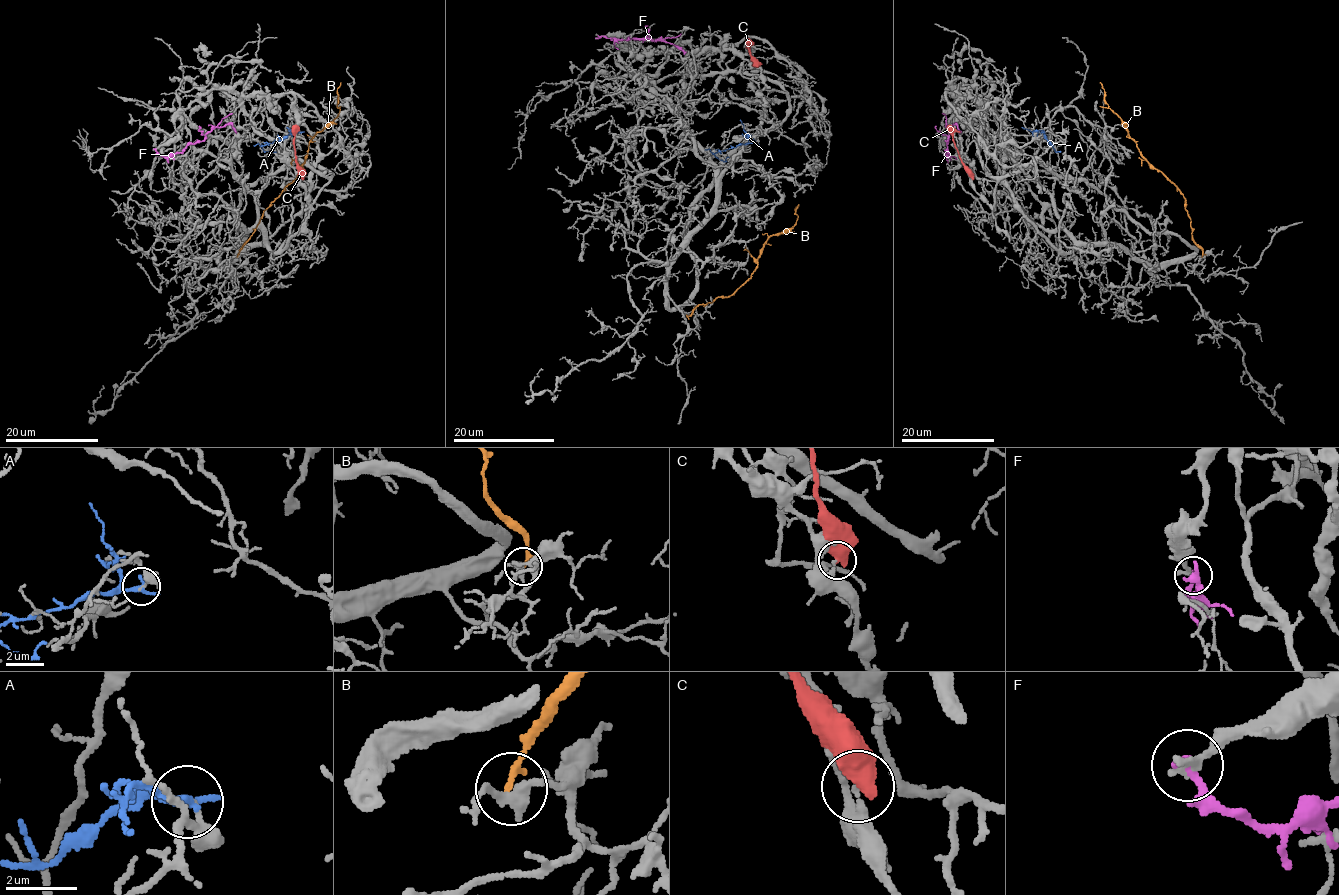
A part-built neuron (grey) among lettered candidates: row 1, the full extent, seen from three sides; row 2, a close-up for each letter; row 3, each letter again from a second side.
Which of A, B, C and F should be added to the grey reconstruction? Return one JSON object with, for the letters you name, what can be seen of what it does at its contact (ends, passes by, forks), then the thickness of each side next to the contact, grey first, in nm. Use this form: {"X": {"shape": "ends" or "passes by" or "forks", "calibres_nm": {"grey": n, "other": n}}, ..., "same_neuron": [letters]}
{"same_neuron": []}

